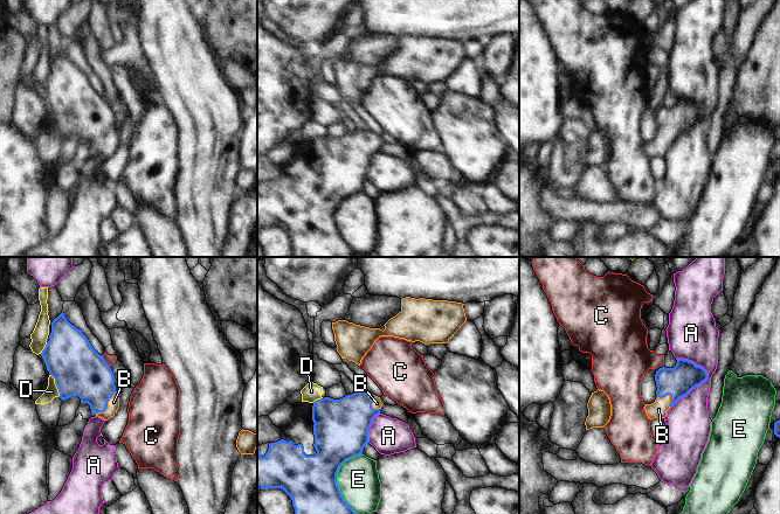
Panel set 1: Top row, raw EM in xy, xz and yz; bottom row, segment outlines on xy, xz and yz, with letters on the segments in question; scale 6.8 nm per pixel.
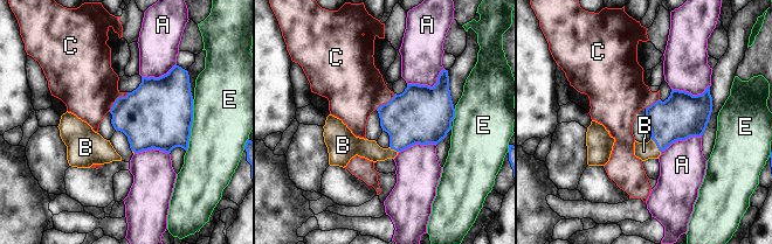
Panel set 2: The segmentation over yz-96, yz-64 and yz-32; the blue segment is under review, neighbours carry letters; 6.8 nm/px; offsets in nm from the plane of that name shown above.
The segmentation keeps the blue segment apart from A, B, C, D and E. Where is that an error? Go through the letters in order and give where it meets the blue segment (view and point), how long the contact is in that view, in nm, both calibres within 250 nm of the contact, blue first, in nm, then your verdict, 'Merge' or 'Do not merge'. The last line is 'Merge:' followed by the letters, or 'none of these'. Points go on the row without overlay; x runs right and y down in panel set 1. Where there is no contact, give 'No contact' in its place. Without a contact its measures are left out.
A: Touches blue at yz (695, 125). Shared border 360 nm. Thickness 200 nm (blue) against 300 nm. Do not merge
B: Touches blue at xy (107, 144). Shared border 220 nm. Thickness 320 nm (blue) against 80 nm. Merge
C: Touches blue at xy (104, 99). Shared border 100 nm. Thickness 360 nm (blue) against 60 nm. Do not merge
D: Touches blue at xy (56, 124). Shared border 170 nm. Thickness 360 nm (blue) against 90 nm. Do not merge
E: Touches blue at xz (336, 217). Shared border 420 nm. Thickness 360 nm (blue) against 280 nm. Do not merge
Merge: B

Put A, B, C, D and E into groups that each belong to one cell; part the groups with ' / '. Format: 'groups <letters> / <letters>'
groups A / B / C / D / E

